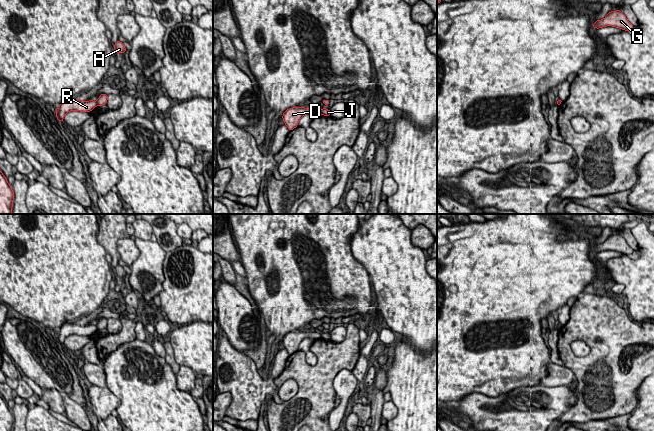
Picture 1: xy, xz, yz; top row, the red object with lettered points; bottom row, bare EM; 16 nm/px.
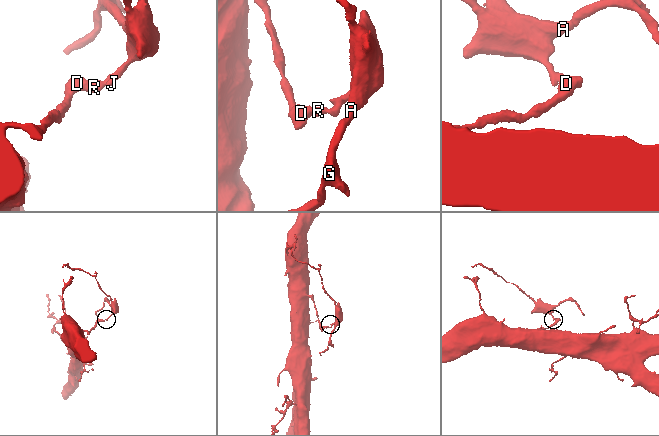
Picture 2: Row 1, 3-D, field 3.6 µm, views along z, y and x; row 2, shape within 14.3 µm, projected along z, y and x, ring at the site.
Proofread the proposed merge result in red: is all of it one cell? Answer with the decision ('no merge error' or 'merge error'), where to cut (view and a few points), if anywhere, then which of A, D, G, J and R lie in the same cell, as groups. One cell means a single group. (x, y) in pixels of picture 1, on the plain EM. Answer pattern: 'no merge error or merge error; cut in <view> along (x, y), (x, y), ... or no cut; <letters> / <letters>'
merge error; cut in xy along (96, 325), (97, 329); A G J / D R

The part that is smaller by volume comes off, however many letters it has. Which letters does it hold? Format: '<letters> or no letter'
A, G, J

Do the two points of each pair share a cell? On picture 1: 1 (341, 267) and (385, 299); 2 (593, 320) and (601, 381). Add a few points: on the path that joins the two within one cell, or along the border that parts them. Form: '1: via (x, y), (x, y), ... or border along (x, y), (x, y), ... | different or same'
1: border along (374, 300), (375, 304) | different
2: via (601, 335), (601, 366) | same

